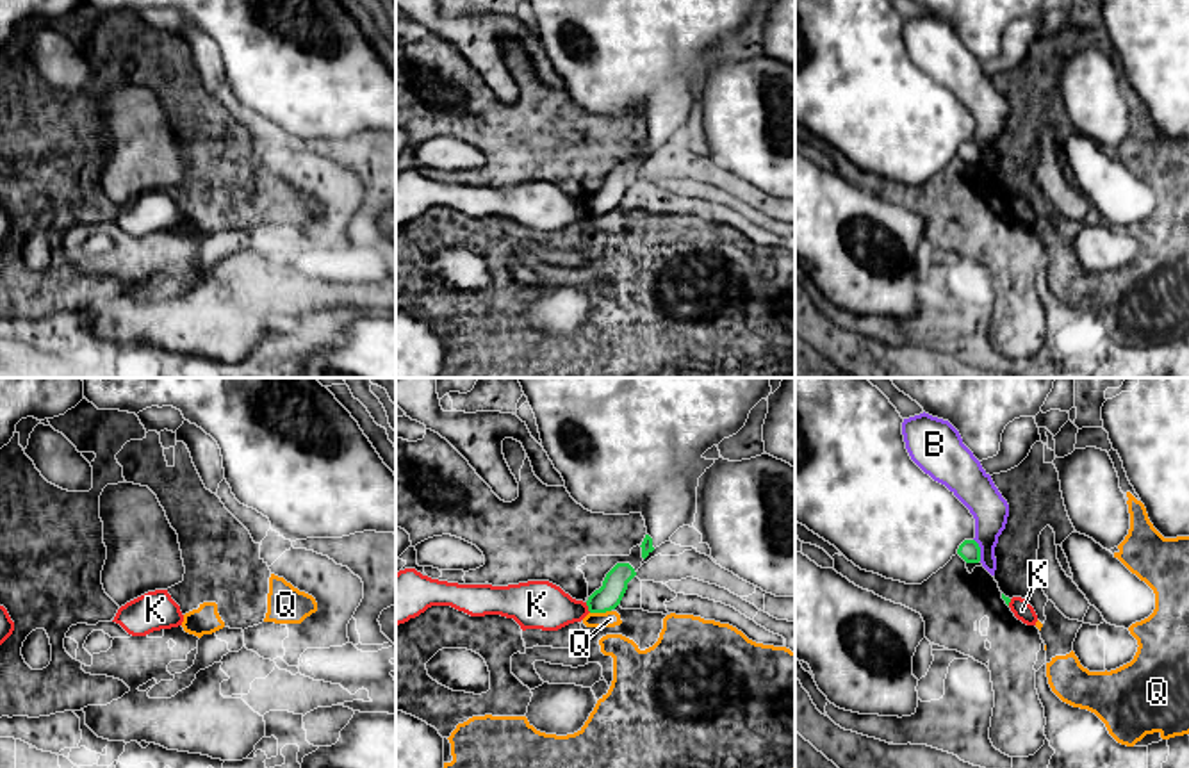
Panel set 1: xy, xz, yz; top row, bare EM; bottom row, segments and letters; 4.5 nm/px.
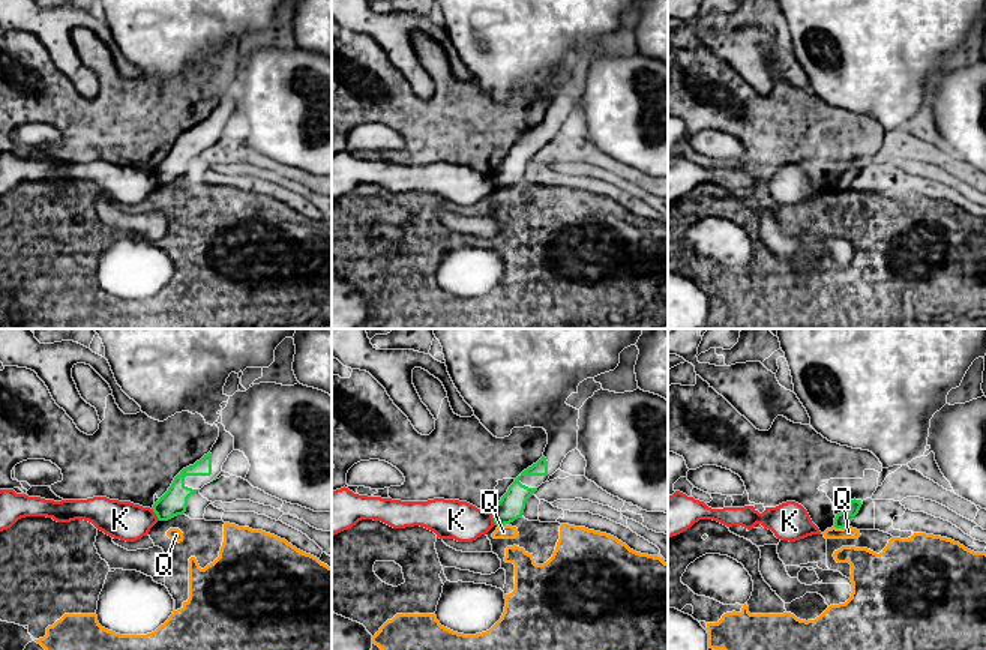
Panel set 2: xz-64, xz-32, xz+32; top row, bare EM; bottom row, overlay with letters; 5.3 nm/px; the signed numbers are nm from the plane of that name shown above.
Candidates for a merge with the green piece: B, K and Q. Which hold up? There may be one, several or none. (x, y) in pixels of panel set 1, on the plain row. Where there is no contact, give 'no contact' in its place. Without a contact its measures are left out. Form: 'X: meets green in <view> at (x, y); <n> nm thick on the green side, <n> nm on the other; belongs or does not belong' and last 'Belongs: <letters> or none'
B: meets green in yz at (979, 150); 90 nm thick on the green side, 160 nm on the other; does not belong
K: meets green in xz at (589, 209); 110 nm thick on the green side, 220 nm on the other; does not belong
Q: meets green in xz at (599, 212); 110 nm thick on the green side, 80 nm on the other; does not belong
Belongs: none

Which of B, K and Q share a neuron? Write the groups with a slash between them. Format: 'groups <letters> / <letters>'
groups B / K / Q

